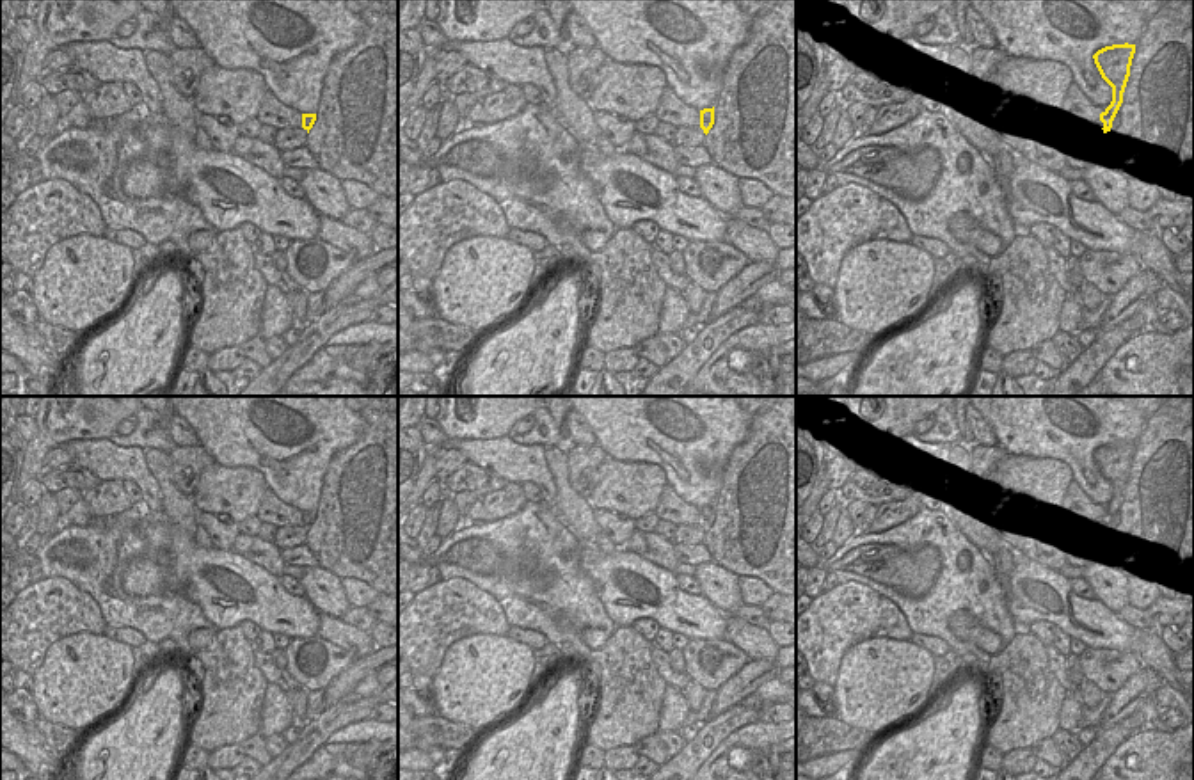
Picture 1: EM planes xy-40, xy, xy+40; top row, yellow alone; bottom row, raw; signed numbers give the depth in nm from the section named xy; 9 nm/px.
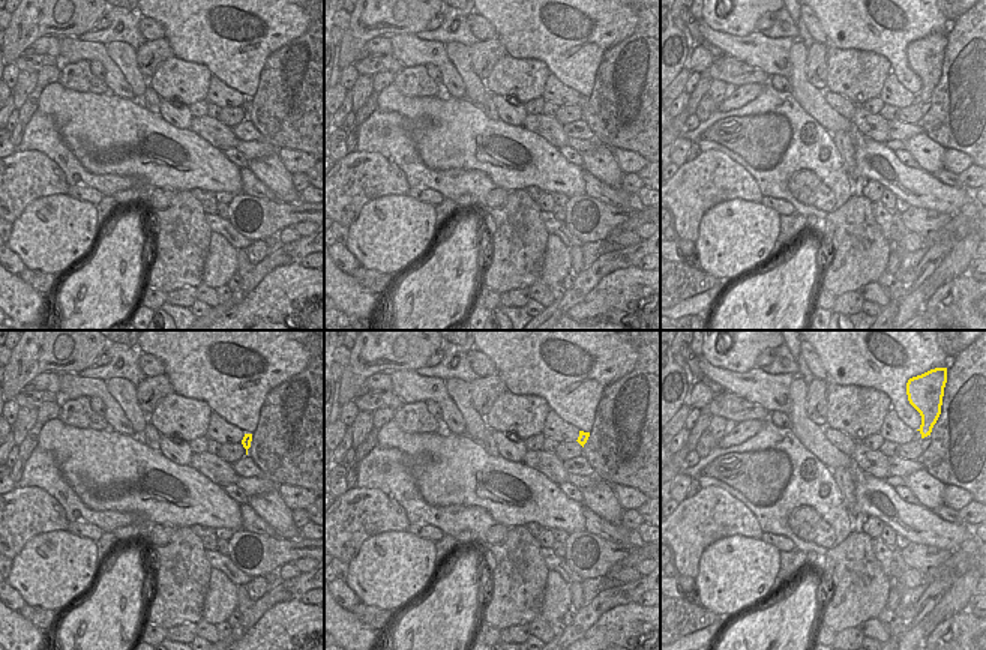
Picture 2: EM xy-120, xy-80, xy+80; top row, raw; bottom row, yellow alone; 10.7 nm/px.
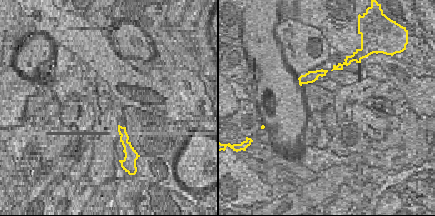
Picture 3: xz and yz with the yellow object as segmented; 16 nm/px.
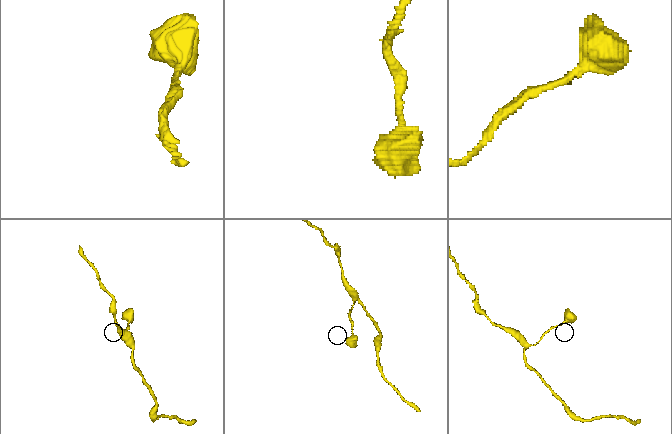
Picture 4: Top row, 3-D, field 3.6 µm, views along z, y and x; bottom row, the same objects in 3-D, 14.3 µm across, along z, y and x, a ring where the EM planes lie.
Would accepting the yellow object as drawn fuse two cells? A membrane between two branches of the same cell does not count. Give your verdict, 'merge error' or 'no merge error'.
no merge error

